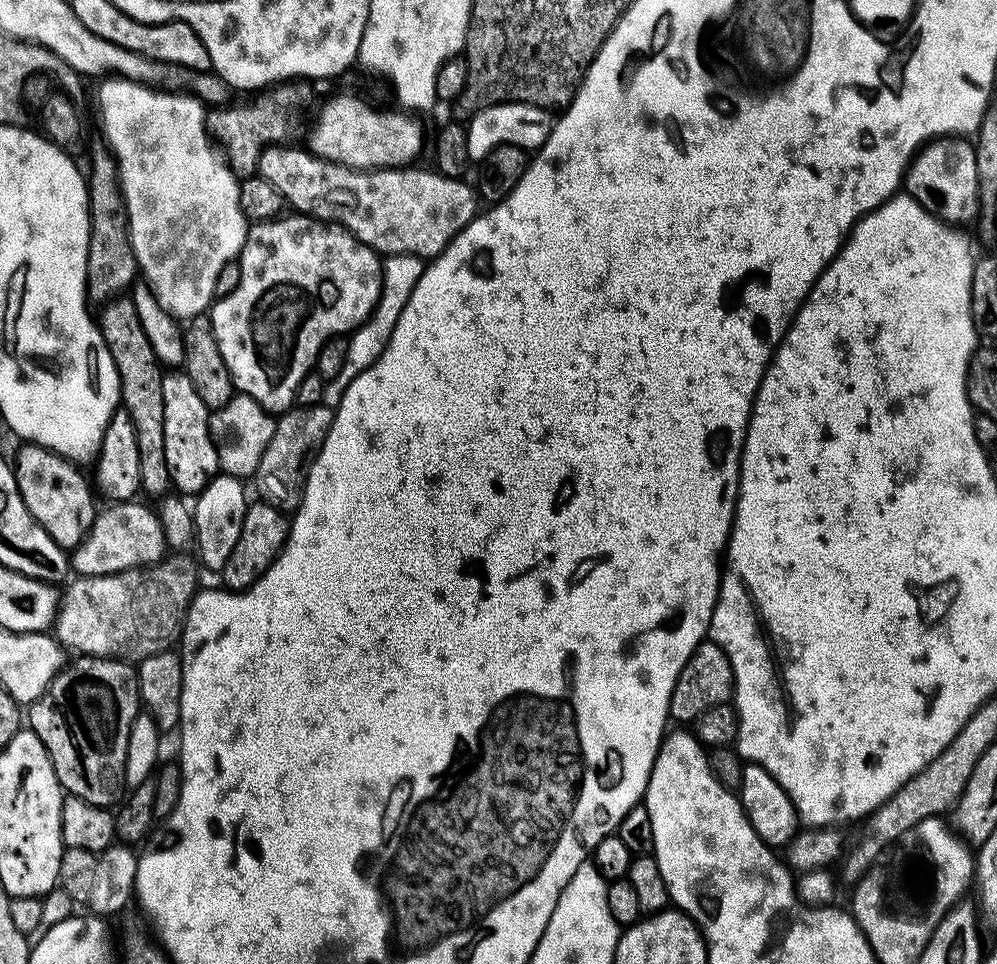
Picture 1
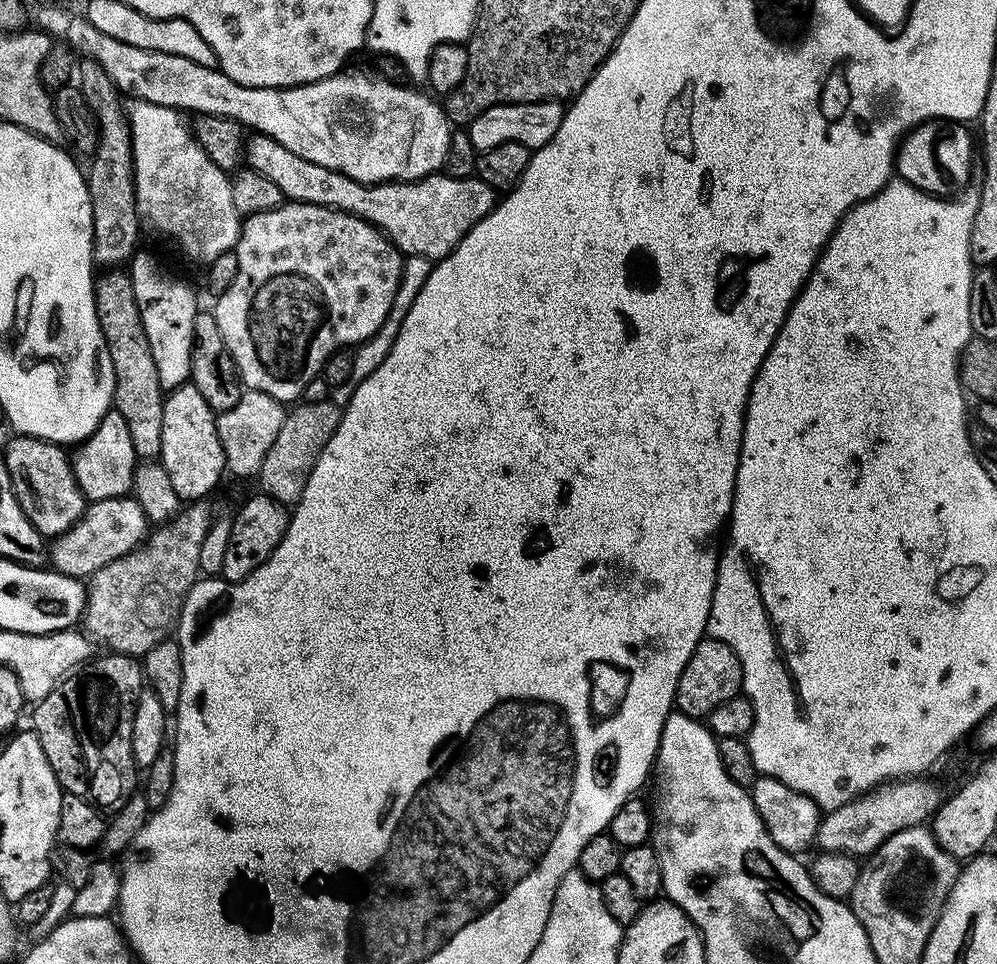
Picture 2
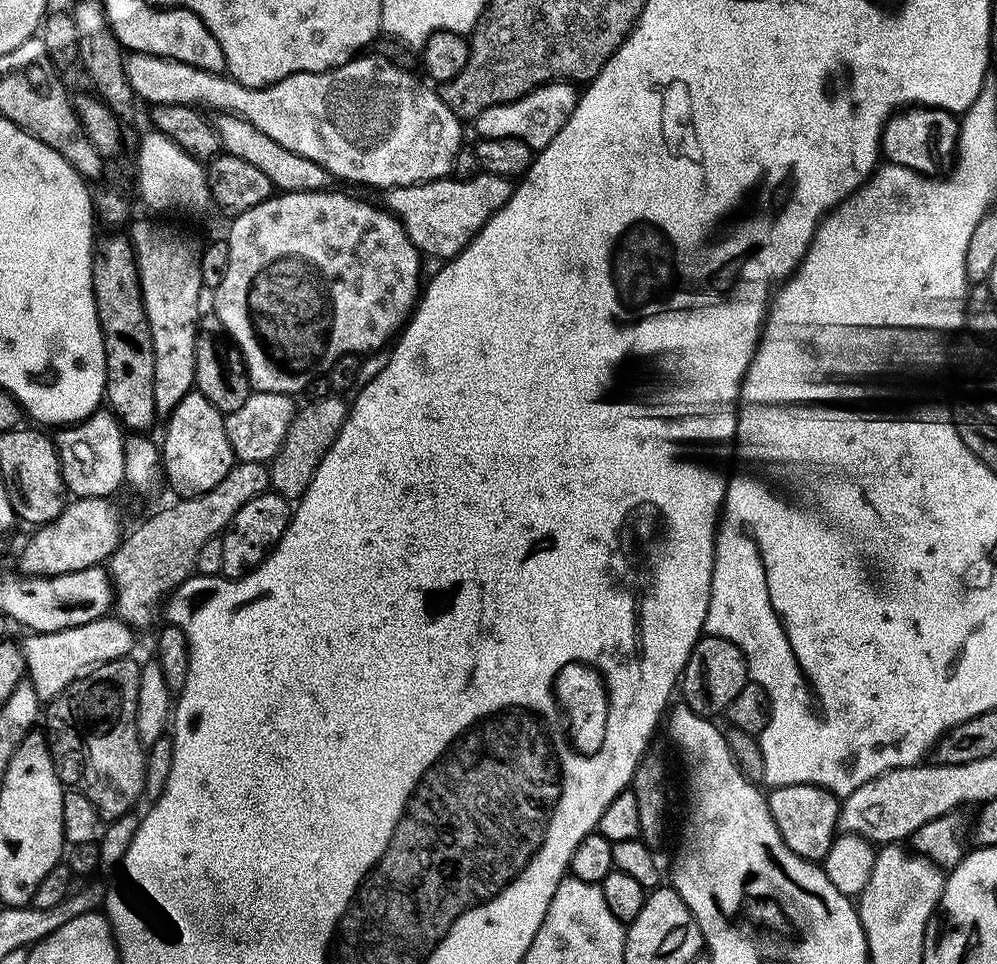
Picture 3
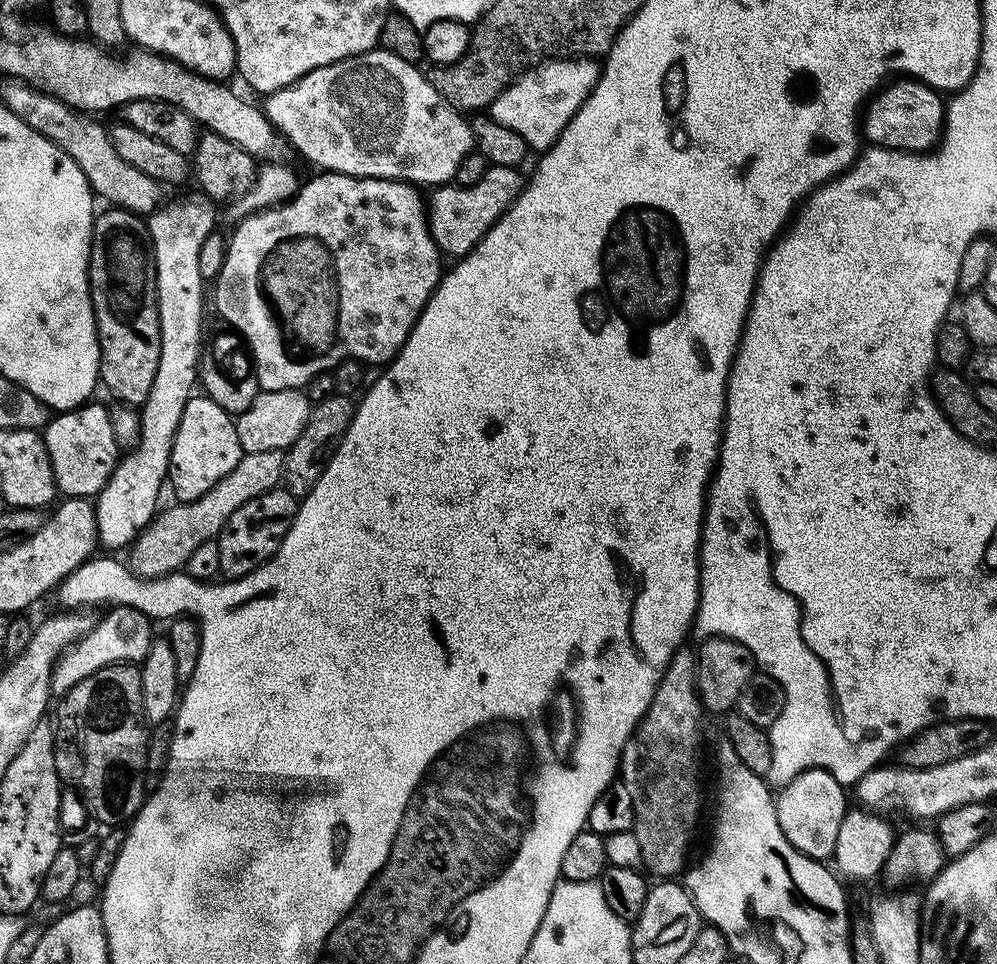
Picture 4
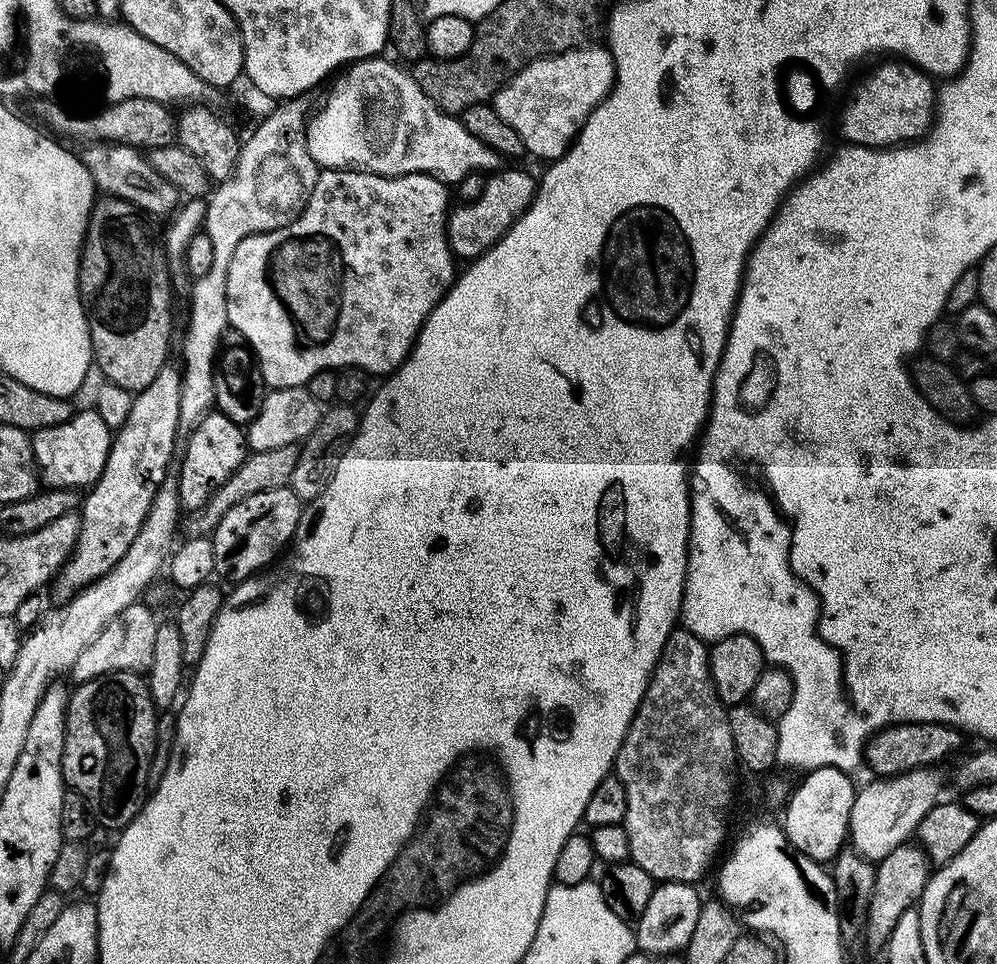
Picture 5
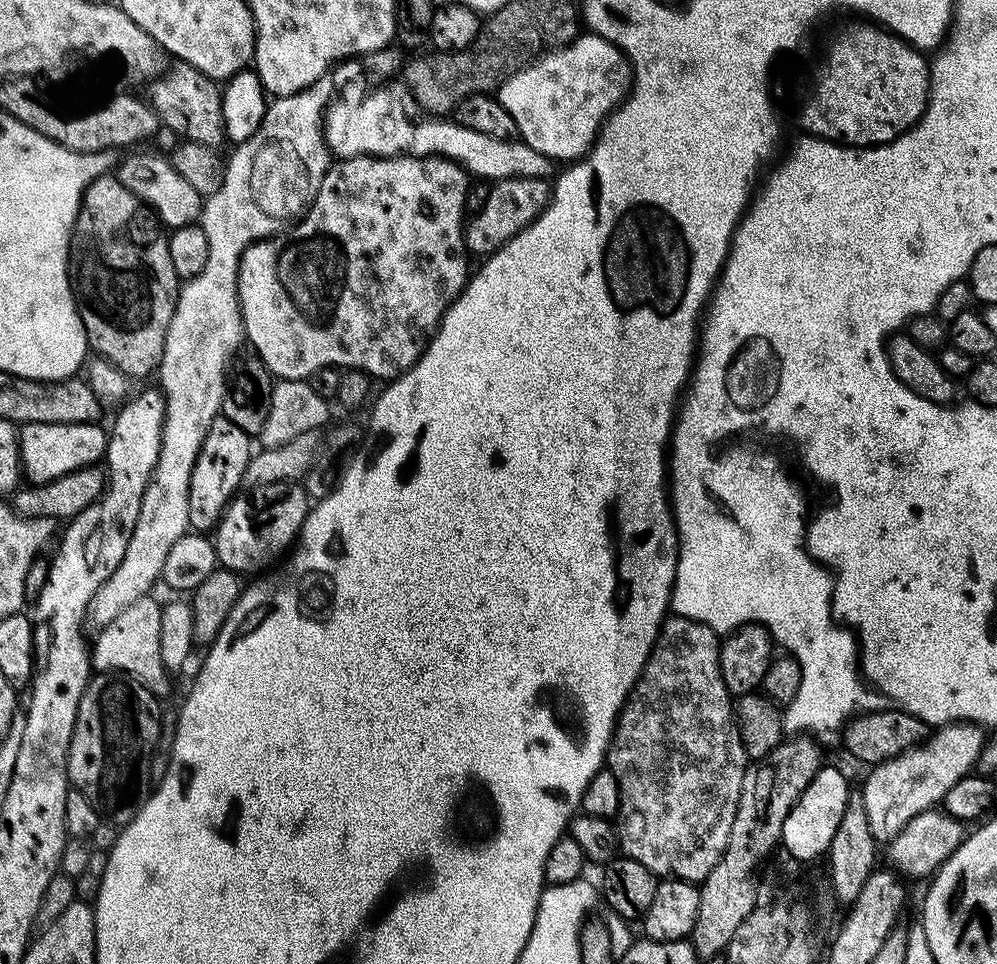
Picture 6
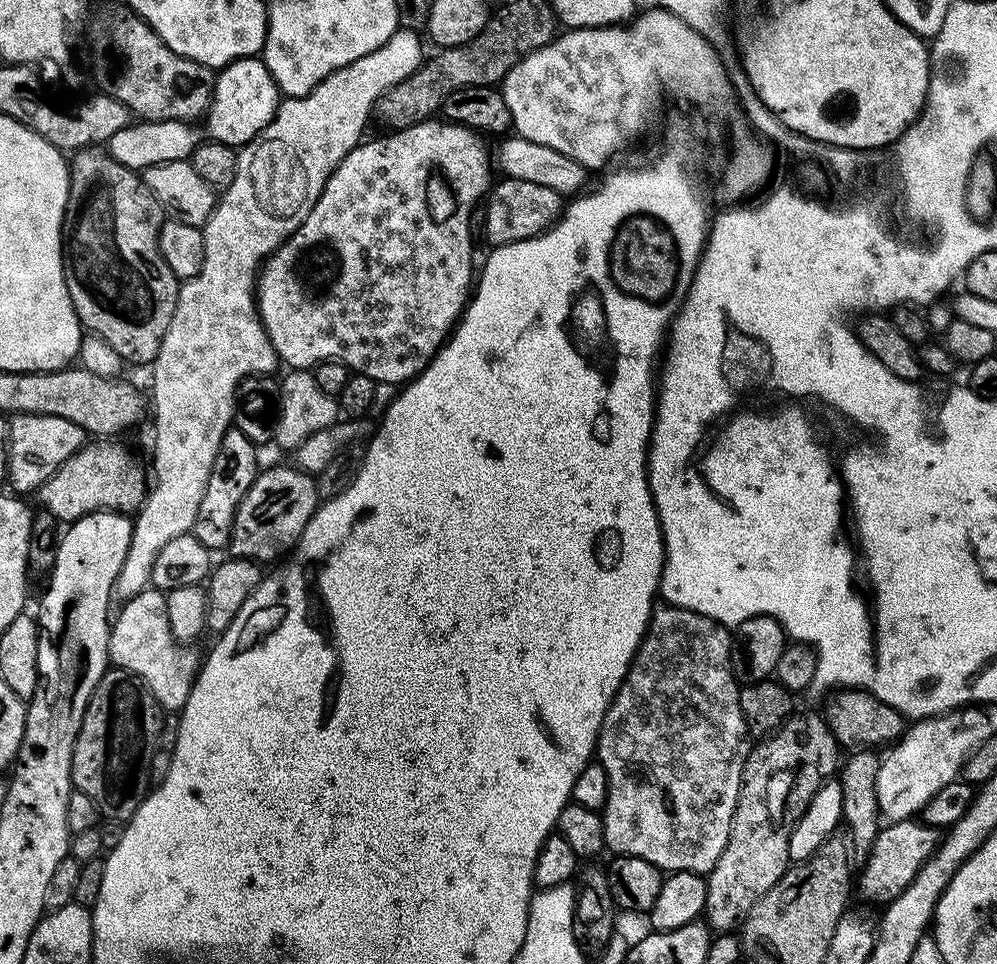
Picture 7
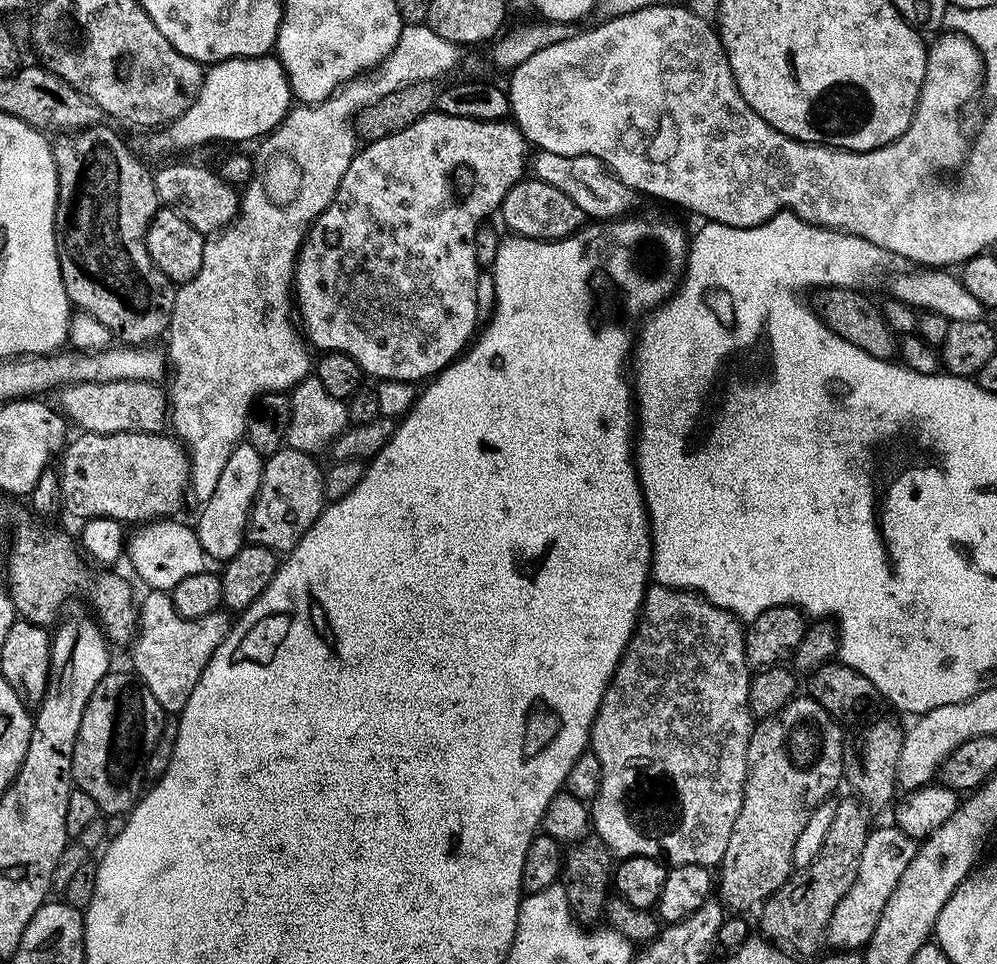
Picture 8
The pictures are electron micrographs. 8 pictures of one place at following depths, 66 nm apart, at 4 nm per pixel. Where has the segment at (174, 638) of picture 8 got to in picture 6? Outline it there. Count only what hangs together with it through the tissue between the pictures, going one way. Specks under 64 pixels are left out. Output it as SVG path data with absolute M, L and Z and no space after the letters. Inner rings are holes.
M149 594L138 598L138 602L130 602L114 622L99 629L95 634L96 644L91 645L90 659L92 667L100 674L123 674L152 689L157 697L164 698L168 692L166 669L160 653L160 635L162 634L161 601Z

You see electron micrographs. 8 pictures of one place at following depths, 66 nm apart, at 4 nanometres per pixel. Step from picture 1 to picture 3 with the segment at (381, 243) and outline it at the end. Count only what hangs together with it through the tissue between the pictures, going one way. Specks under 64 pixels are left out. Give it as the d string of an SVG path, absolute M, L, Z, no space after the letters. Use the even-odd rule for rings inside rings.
M220 114L214 120L216 133L220 135L220 144L227 155L243 158L250 166L258 166L266 178L270 178L273 189L280 192L319 192L333 183L334 177L318 162L310 162L310 158L302 158L302 154L294 154L286 150L286 146L278 146L274 138L266 138L262 130L258 130L250 122L240 116ZM486 171L469 180L445 178L428 180L424 184L407 184L404 188L387 189L386 207L392 215L400 219L400 225L406 230L408 239L425 256L441 256L441 261L447 262L456 256L478 235L486 226L486 222L494 213L512 197L514 184L509 177L495 176Z

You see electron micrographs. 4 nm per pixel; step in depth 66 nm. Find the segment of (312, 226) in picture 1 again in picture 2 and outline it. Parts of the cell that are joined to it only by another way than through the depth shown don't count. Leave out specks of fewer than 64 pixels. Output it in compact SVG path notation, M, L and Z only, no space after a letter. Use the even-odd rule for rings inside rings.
M285 202L277 208L243 217L240 236L236 239L234 251L238 258L238 275L234 278L234 282L230 282L228 291L215 297L214 300L216 303L214 315L218 322L218 330L222 330L222 338L234 358L243 387L253 392L265 392L270 394L270 398L281 402L299 401L306 390L306 382L323 373L324 363L334 353L363 344L376 333L378 326L382 326L382 322L386 322L386 314L390 314L390 306L394 306L394 294L398 294L398 282L402 278L405 262L400 249L395 248L391 240L370 222L352 216L349 212L338 212L334 208L327 208L321 204L295 202Z

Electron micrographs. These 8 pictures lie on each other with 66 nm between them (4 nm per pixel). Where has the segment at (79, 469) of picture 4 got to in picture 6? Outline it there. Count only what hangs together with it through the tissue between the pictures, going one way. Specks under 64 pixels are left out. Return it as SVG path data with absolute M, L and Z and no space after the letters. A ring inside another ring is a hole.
M34 422L25 424L19 429L20 437L20 462L25 477L29 476L32 484L45 484L59 476L70 474L79 468L90 468L105 459L108 451L108 432L100 429L99 423L90 424L47 424L46 422Z

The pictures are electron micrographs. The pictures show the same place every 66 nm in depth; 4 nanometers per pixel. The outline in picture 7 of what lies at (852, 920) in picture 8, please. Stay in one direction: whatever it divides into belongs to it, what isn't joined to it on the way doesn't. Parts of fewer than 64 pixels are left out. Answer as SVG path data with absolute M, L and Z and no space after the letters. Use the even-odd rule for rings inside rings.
M920 818L885 823L874 838L867 860L863 861L864 873L858 876L859 891L861 888L868 900L892 900L902 890L906 890L906 886L910 886L914 874L918 874L929 856L935 853L941 839L941 833Z

